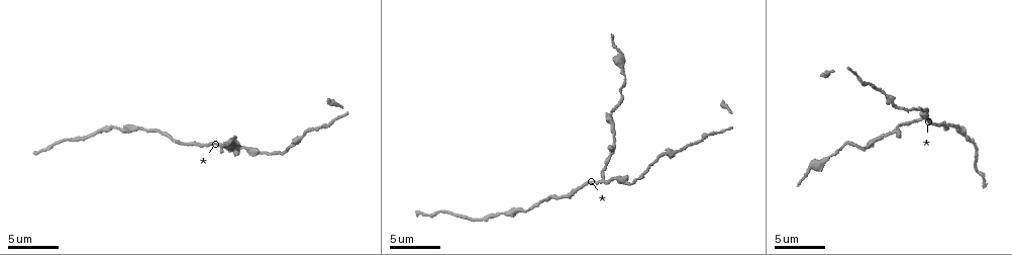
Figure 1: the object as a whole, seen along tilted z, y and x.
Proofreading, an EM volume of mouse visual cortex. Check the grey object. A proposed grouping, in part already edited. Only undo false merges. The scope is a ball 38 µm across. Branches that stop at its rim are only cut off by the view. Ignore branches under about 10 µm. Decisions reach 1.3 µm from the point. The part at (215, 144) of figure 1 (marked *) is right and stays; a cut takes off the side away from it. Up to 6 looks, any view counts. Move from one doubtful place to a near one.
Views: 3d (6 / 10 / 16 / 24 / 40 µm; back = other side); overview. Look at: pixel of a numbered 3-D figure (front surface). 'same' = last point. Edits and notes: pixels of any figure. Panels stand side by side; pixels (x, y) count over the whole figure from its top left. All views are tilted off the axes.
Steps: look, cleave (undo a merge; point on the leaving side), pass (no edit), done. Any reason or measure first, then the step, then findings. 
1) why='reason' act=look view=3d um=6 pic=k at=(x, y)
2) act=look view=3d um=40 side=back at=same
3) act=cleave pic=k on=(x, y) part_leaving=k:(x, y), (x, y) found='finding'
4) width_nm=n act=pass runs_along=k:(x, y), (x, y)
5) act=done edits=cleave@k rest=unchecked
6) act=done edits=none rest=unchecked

why='branch point' act=look view=3d um=16 pic=1 at=(605, 178)

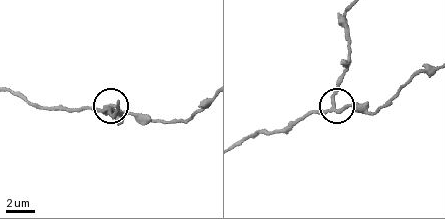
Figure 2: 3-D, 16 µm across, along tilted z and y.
side_arm_um=17 act=cleave pic=2 on=(337, 86) part_leaving=2:(332, 108), (332, 96), (350, 50), (348, 11) found='two neurons meet here'

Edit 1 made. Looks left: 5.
why='redraw' act=look view=overview

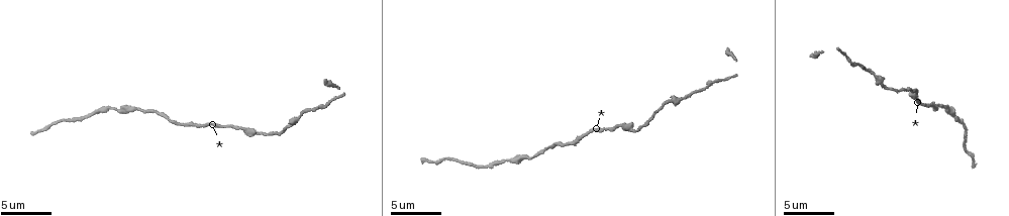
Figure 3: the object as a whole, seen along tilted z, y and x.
why='a narrow waist' act=look view=3d um=10 pic=3 at=(115, 111)

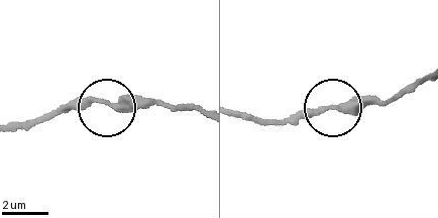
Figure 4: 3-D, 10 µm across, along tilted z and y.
act=look view=3d um=10 side=back pic=4 at=(332, 108)

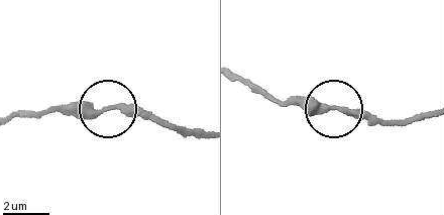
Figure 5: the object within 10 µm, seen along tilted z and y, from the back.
act=pass runs_along=5:(13, 119), (50, 112), (89, 117), (112, 108), (163, 118) found='one neuron here'

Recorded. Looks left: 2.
why='calibre changes' act=look view=3d um=10 pic=1 at=(658, 156)

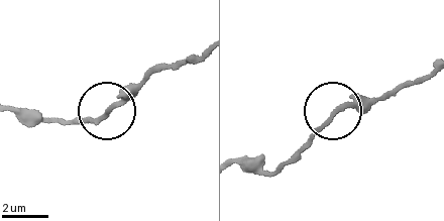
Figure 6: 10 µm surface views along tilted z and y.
width_nm=190 act=pass runs_along=6:(14, 110), (52, 119), (97, 116), (129, 100), (143, 75) found='continuous, no second neuron'

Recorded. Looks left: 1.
act=done edits=cleave@2 rest=unchecked

